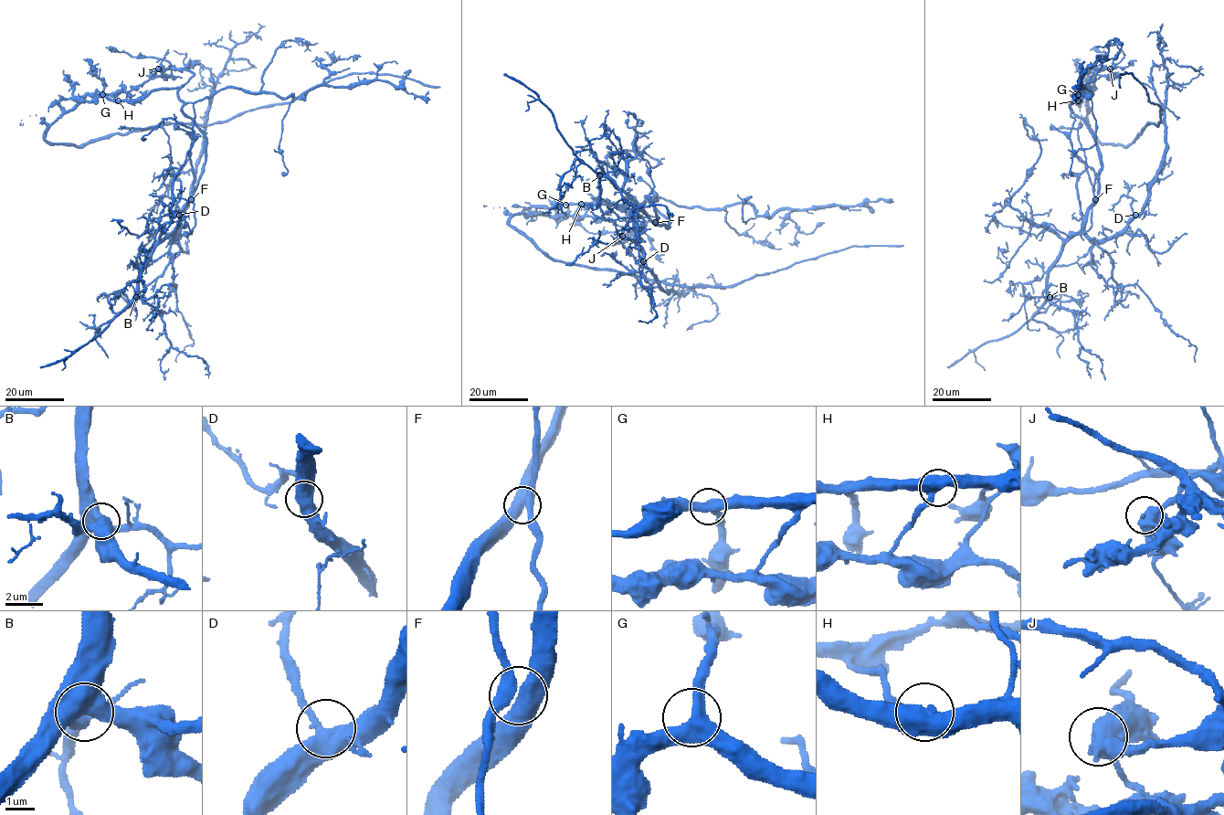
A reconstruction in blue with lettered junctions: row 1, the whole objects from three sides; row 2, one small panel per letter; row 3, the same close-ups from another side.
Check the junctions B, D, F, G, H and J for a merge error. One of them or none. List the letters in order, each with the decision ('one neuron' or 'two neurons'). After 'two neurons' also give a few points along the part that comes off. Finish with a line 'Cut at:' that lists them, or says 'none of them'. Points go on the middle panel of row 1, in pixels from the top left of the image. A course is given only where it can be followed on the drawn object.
B: one neuron
D: one neuron
F: one neuron
G: one neuron
H: two neurons; course (581, 205), (572, 216), (515, 214), (508, 223), (558, 260), (685, 286), (735, 286), (852, 246), (903, 246)
J: one neuron
Cut at: H

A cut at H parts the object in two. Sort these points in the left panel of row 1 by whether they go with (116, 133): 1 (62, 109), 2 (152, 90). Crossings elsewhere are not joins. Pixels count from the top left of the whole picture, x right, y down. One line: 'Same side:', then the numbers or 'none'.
Same side: 1

